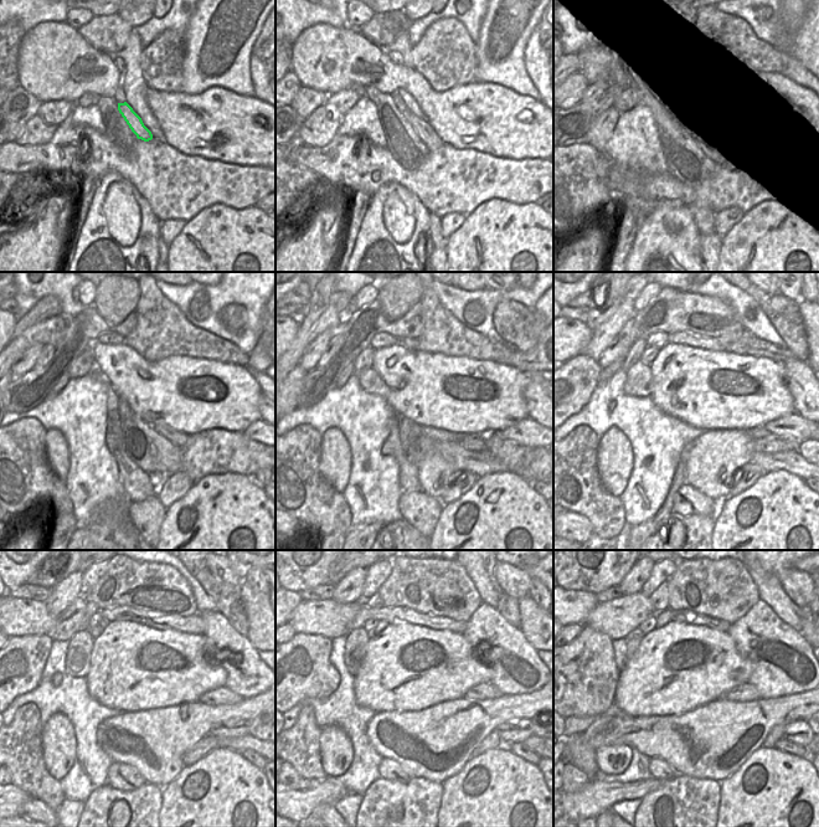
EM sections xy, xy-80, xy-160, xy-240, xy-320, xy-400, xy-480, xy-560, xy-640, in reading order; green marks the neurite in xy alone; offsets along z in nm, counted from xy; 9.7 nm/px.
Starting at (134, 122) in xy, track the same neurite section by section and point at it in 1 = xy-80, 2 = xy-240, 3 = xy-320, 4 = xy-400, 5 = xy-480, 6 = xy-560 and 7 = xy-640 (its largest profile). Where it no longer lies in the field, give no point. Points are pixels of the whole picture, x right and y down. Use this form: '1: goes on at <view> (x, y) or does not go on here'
1: goes on at xy-80 (423, 129)
2: goes on at xy-240 (179, 438)
3: goes on at xy-320 (472, 443)
4: goes on at xy-400 (772, 443)
5: goes on at xy-480 (227, 728)
6: goes on at xy-560 (520, 730)
7: goes on at xy-640 (798, 732)

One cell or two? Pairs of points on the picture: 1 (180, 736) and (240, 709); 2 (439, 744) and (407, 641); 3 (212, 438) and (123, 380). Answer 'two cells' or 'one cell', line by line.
1: one cell
2: two cells
3: two cells

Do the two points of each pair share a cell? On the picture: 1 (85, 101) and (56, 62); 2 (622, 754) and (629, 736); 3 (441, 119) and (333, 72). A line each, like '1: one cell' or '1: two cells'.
1: two cells
2: two cells
3: one cell

